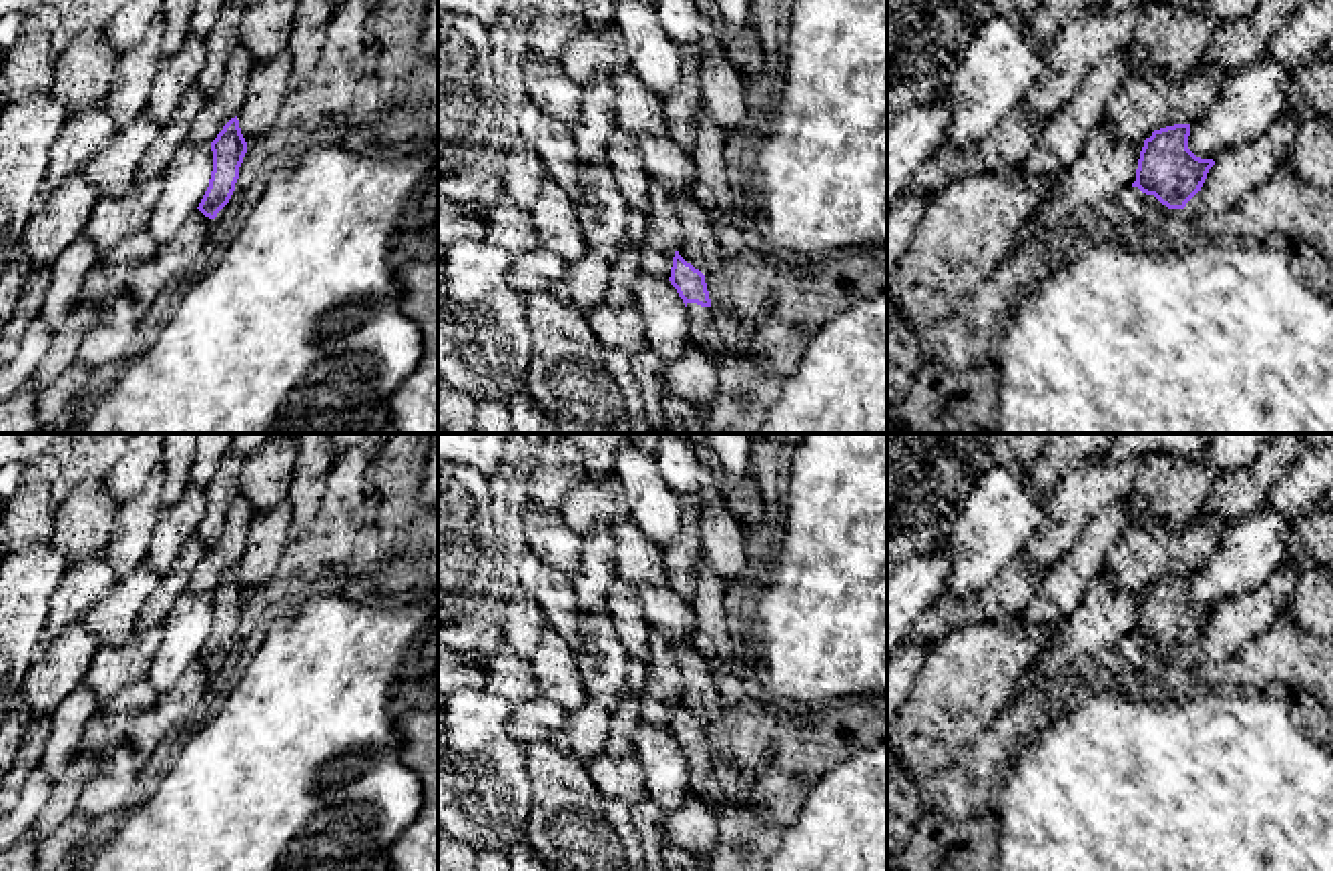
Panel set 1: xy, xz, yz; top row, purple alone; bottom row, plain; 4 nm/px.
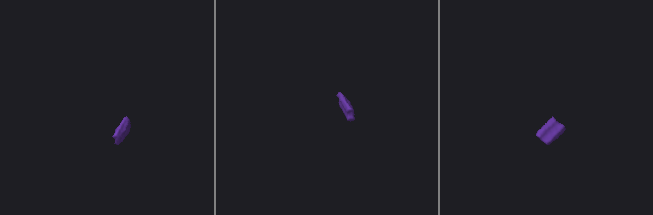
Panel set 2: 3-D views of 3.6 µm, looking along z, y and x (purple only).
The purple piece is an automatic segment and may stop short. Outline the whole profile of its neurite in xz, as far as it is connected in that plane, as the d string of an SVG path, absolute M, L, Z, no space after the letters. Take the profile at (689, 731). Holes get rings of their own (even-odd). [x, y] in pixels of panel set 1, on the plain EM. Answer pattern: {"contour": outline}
{"contour": "M675 700L671 716L671 735L687 757L689 789L707 807L721 807L721 787L711 763L711 749L705 733L705 724L687 712L679 700Z"}

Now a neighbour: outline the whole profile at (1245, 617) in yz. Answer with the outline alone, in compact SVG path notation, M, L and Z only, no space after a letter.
M1283 560L1261 586L1223 602L1184 658L1198 664L1223 662L1259 638L1281 614L1287 614L1301 572L1297 560Z

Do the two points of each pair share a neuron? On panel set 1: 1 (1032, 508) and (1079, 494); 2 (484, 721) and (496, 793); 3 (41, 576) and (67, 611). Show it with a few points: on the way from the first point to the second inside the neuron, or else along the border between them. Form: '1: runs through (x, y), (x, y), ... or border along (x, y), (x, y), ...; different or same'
1: border along (1052, 494), (1042, 522), (1024, 546); different
2: runs through (484, 739), (484, 775); same
3: border along (69, 568), (55, 591), (43, 641); different

